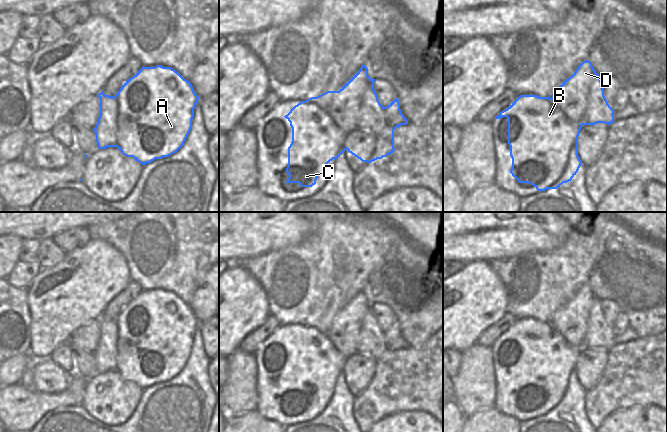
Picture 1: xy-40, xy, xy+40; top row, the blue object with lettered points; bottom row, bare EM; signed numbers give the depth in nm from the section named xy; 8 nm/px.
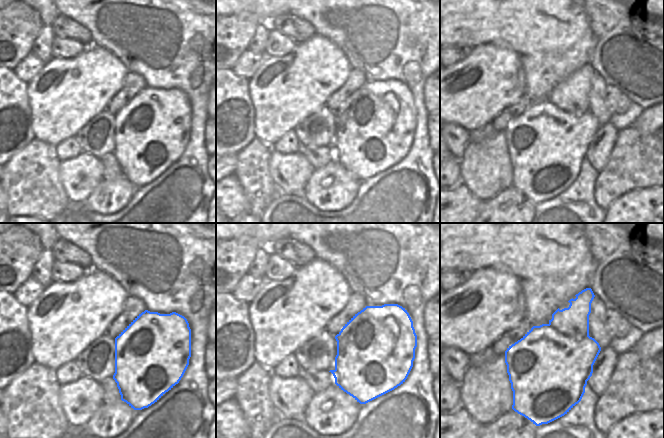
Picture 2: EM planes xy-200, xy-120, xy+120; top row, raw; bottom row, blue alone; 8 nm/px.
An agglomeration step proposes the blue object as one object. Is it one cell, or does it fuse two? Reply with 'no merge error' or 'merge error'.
no merge error

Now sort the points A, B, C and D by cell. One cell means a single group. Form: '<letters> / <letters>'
A B C D

